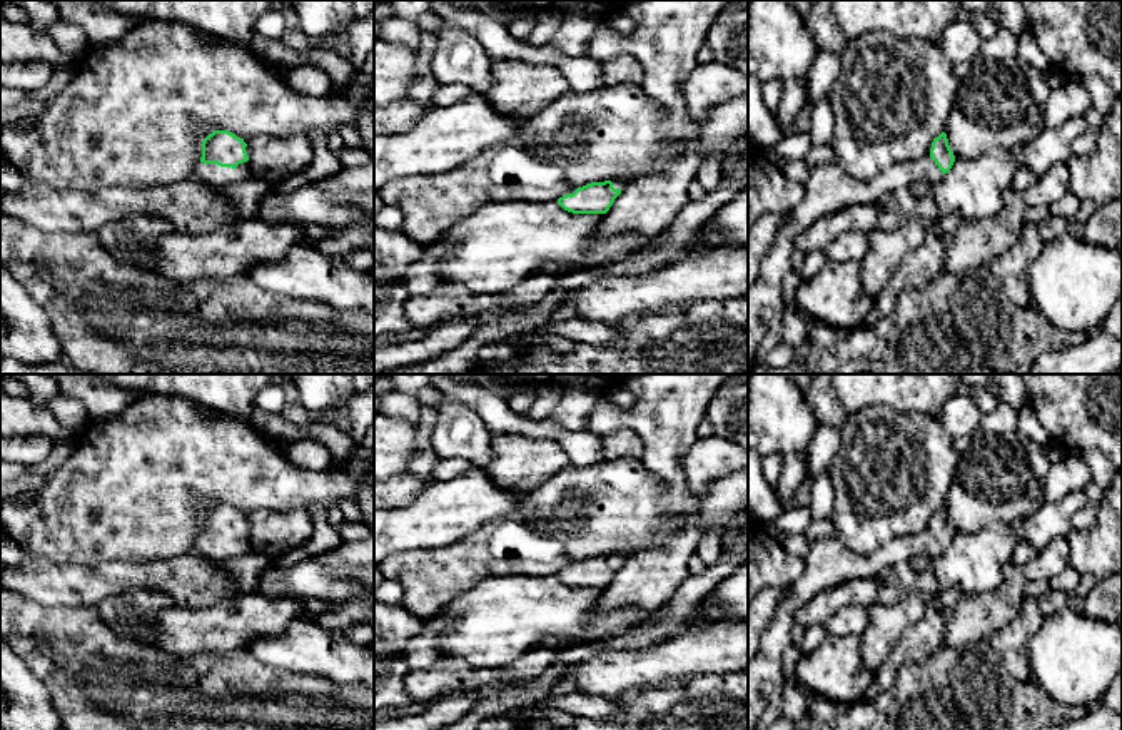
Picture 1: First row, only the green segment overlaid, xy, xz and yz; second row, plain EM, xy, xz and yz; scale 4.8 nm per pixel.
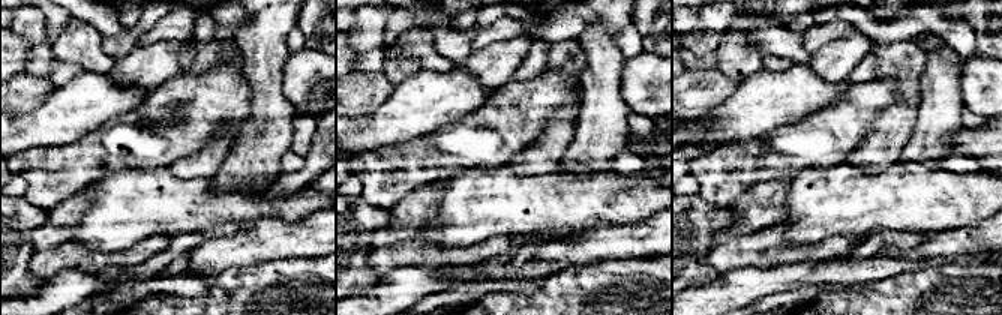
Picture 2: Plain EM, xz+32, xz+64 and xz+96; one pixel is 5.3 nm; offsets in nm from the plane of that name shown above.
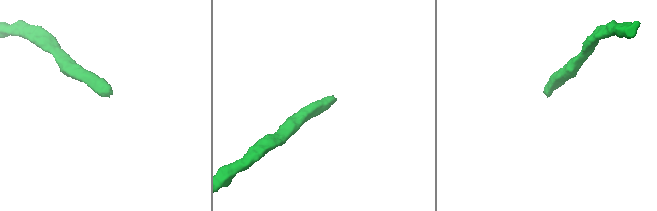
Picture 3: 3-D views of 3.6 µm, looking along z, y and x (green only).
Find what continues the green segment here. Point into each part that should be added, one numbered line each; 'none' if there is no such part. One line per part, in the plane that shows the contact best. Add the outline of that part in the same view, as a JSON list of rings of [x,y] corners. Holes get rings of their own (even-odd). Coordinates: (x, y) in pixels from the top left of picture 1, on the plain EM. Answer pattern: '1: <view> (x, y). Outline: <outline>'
1: xy (211, 548). Outline: [[[199,536],[194,546],[194,553],[212,560],[212,561],[222,561],[225,558],[235,558],[235,556],[245,556],[254,551],[254,545],[250,541],[250,536],[242,536],[235,543],[232,541],[220,541],[217,538],[204,538]]]

